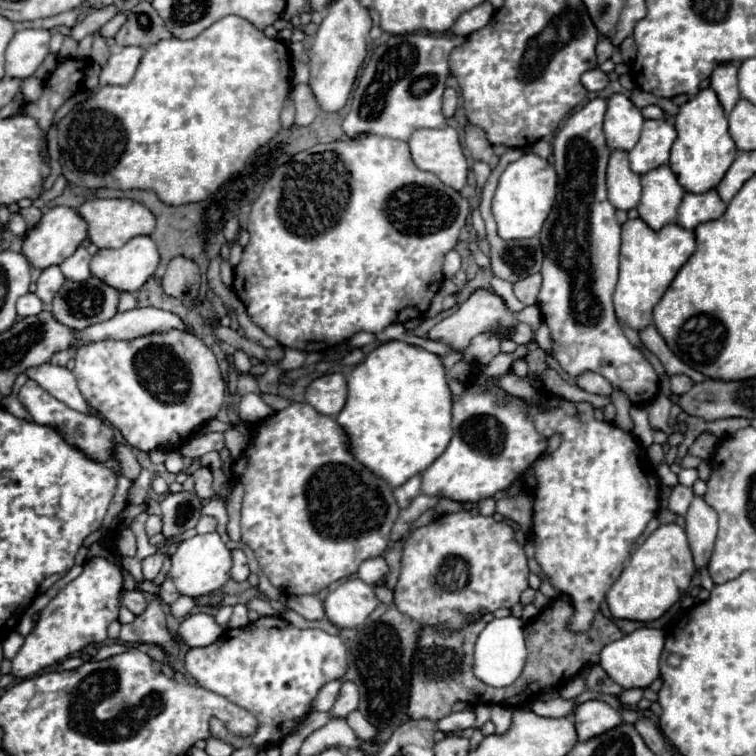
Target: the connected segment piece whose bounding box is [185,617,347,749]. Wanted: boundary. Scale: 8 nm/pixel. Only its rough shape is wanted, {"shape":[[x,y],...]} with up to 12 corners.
{"shape":[[281,617],[227,629],[185,669],[259,721],[213,737],[271,745],[307,715],[347,649]]}

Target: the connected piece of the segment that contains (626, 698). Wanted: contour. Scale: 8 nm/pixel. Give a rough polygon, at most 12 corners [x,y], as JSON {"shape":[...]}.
{"shape":[[627,689],[619,701],[633,711],[643,697],[641,689]]}

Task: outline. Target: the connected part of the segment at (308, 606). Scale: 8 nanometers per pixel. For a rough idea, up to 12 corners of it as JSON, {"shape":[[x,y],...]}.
{"shape":[[291,595],[287,605],[307,621],[325,619],[317,595]]}

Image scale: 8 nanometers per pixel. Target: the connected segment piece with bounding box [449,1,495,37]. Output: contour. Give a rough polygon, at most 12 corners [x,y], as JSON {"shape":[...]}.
{"shape":[[489,1],[473,7],[455,21],[451,35],[467,37],[483,29],[495,9]]}

